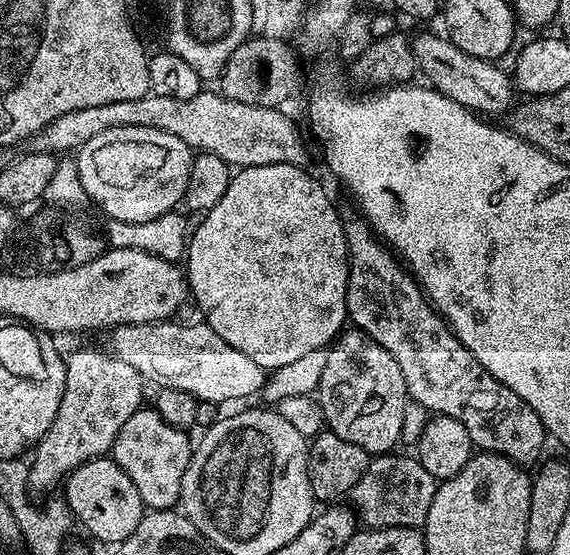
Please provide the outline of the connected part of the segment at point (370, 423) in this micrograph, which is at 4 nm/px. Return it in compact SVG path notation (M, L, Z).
M359 328L341 331L331 345L318 399L327 431L338 434L338 438L346 438L346 442L354 442L354 446L362 446L370 454L388 454L400 444L402 418L410 402L406 378L402 378L394 354Z

